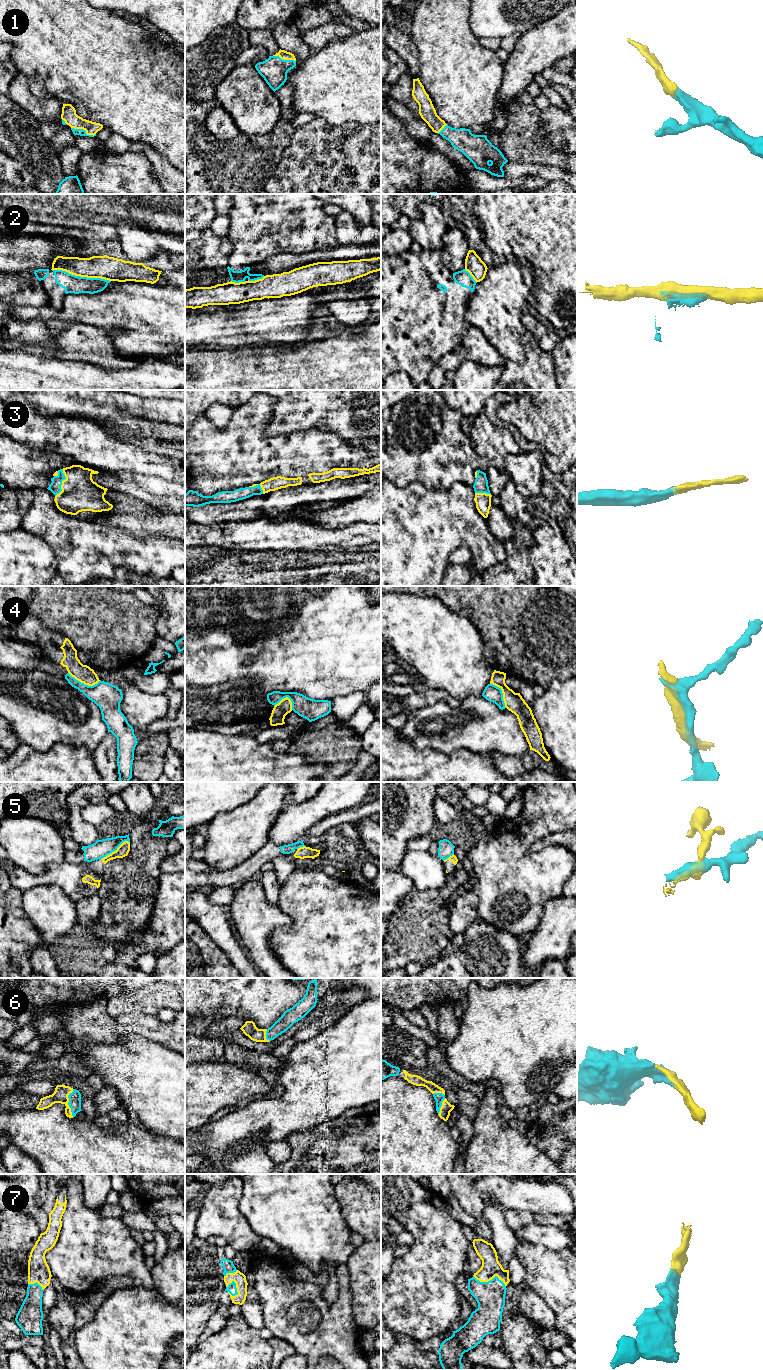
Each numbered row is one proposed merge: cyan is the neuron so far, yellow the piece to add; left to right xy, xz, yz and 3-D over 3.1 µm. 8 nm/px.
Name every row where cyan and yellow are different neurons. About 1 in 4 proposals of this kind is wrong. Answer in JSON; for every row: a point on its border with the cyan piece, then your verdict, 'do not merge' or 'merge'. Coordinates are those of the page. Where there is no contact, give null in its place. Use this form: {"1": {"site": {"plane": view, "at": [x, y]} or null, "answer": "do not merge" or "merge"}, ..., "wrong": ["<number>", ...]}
{"1": {"site": {"plane": "xy", "at": [84, 130]}, "answer": "merge"}, "2": {"site": {"plane": "xy", "at": [81, 277]}, "answer": "do not merge"}, "3": {"site": {"plane": "xy", "at": [61, 483]}, "answer": "merge"}, "4": {"site": {"plane": "xy", "at": [83, 683]}, "answer": "do not merge"}, "5": {"site": {"plane": "xy", "at": [115, 850]}, "answer": "do not merge"}, "6": {"site": {"plane": "xy", "at": [68, 1103]}, "answer": "merge"}, "7": {"site": {"plane": "yz", "at": [490, 1280]}, "answer": "merge"}, "wrong": ["2", "4", "5"]}

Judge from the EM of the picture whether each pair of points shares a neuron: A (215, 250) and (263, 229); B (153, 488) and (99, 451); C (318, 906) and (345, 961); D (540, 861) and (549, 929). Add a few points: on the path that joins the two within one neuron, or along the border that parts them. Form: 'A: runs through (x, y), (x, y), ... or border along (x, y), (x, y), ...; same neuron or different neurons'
A: border along (227, 235), (233, 245), (229, 265); different neurons
B: runs through (140, 475), (132, 468), (123, 467), (112, 457); same neuron
C: runs through (331, 920), (340, 931), (345, 941), (345, 947); same neuron
D: border along (562, 894), (545, 902), (538, 924); different neurons

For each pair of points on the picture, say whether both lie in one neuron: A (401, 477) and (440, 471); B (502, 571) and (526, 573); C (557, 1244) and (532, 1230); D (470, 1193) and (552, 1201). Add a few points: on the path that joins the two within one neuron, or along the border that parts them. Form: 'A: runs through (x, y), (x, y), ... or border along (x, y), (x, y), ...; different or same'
A: runs through (411, 471), (430, 471); same
B: runs through (508, 573), (520, 573); same
C: runs through (551, 1238), (542, 1237), (538, 1234); same
D: border along (473, 1184), (485, 1200), (482, 1218); different

